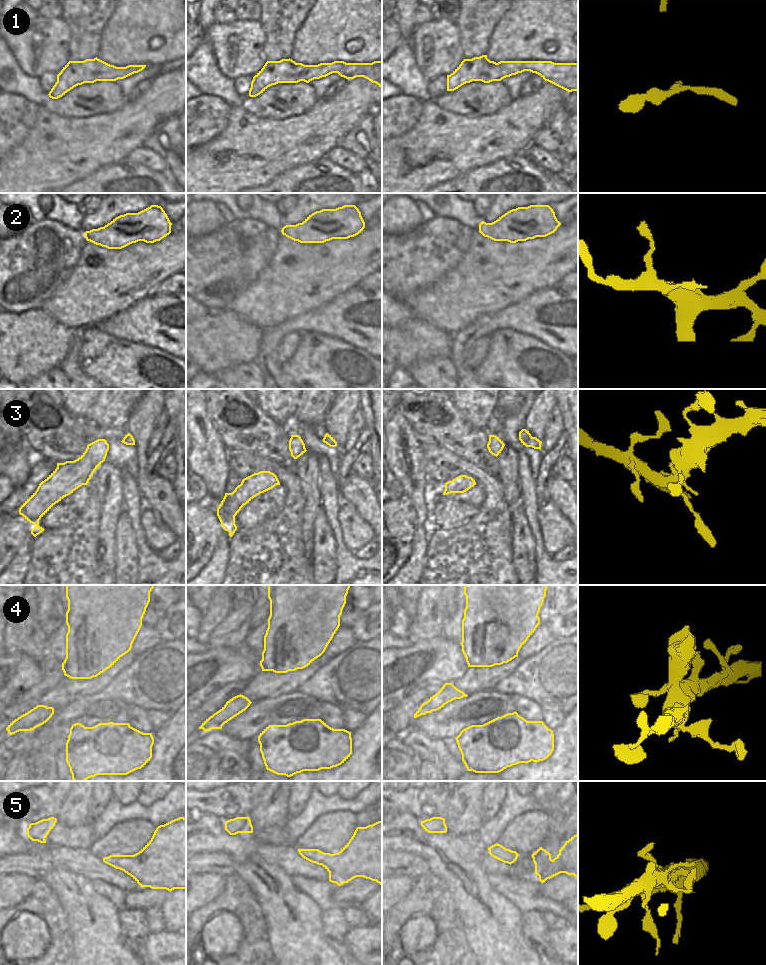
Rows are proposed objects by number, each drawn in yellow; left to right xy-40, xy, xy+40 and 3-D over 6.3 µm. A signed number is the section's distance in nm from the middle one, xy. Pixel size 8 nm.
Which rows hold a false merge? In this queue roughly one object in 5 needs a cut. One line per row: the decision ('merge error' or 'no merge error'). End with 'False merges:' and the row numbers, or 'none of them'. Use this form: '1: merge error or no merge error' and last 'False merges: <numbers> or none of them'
1: no merge error
2: no merge error
3: no merge error
4: no merge error
5: no merge error
False merges: none of them

